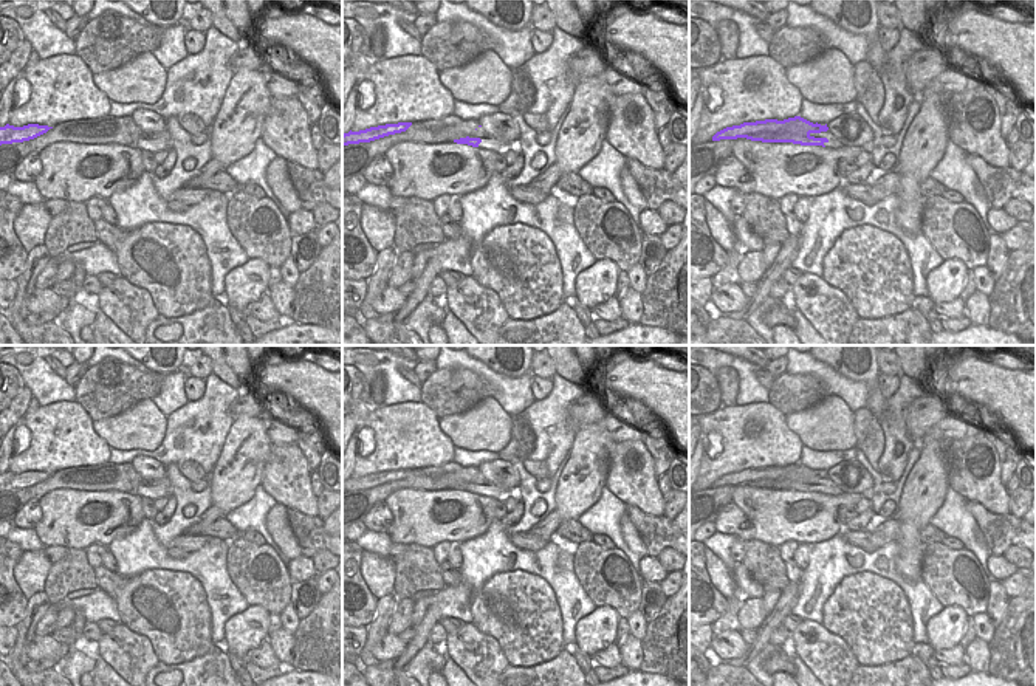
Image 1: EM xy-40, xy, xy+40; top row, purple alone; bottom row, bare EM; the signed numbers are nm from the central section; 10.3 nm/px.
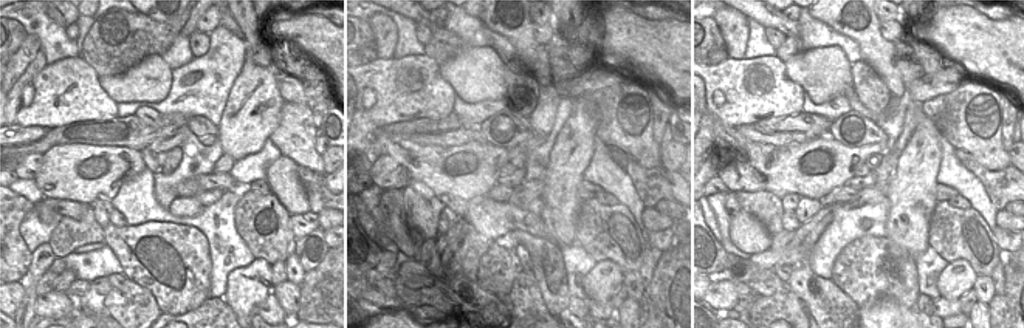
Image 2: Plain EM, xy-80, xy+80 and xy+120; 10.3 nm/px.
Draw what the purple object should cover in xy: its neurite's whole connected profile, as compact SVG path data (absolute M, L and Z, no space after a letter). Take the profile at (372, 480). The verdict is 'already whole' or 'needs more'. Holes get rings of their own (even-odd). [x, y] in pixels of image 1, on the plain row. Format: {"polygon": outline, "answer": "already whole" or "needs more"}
{"polygon": "M398 469L398 471L386 471L378 474L370 474L359 478L348 478L342 482L342 492L370 489L389 482L406 478L412 469Z", "answer": "already whole"}

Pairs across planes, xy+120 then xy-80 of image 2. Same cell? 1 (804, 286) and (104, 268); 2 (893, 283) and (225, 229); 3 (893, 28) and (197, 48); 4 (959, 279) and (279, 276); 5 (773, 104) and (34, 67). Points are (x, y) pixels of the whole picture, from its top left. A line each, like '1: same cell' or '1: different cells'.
1: different cells
2: different cells
3: same cell
4: different cells
5: different cells

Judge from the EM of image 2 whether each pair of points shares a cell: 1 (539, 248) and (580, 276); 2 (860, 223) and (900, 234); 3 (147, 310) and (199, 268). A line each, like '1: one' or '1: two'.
1: two
2: two
3: two

